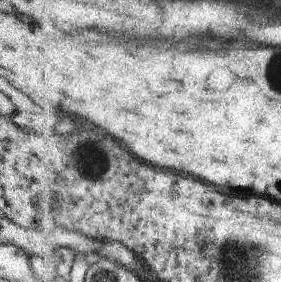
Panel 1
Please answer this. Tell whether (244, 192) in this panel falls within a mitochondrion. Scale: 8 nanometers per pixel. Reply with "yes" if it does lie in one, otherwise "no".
no

